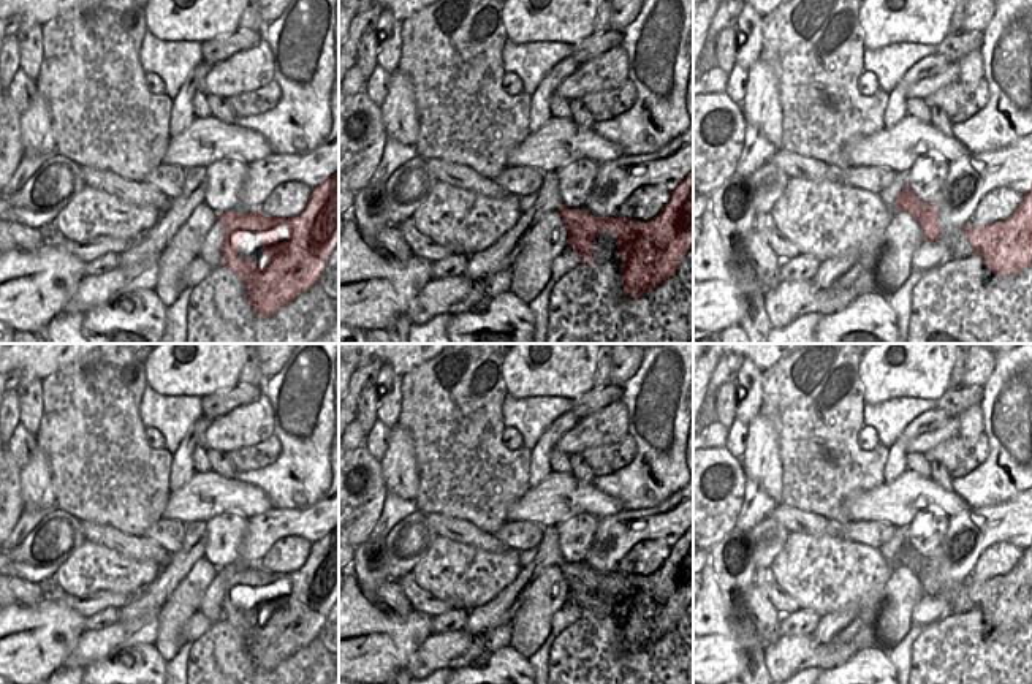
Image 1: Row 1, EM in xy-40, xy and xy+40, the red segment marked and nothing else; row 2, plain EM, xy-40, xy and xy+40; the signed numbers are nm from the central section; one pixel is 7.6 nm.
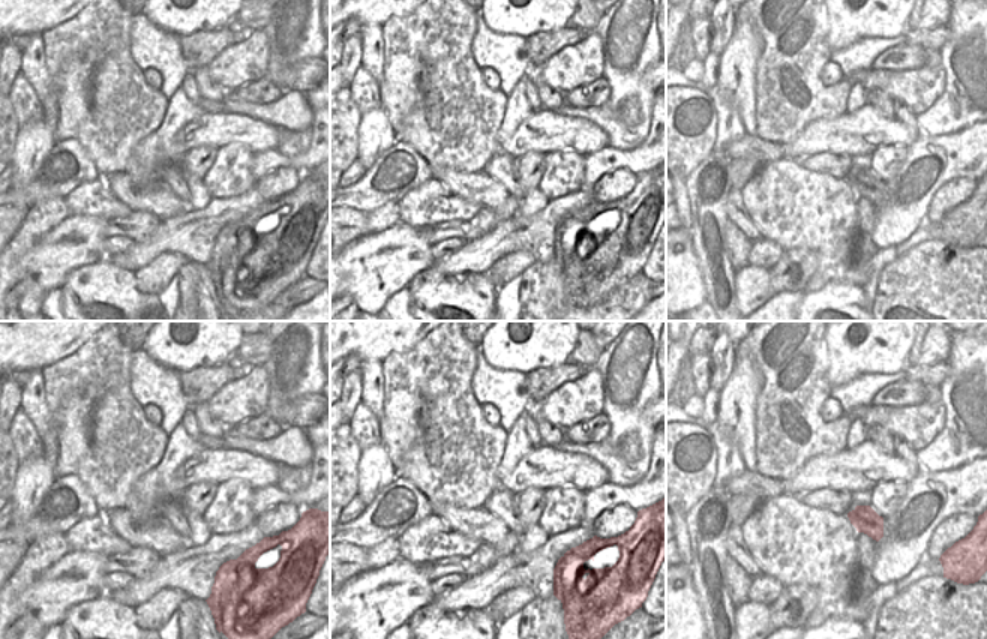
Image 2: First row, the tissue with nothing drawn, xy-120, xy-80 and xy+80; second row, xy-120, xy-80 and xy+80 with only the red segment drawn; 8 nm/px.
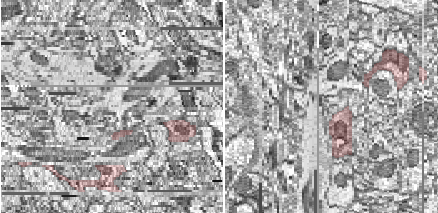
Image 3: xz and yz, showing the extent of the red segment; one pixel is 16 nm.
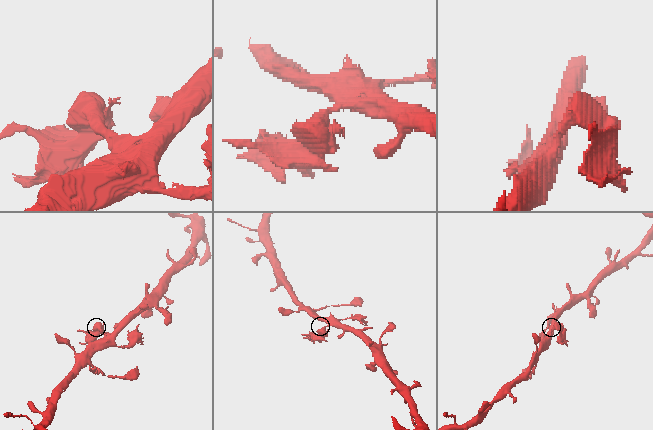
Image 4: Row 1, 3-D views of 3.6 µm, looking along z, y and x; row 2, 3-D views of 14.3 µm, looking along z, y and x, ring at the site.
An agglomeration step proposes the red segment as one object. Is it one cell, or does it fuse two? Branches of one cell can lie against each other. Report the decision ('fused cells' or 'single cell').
fused cells

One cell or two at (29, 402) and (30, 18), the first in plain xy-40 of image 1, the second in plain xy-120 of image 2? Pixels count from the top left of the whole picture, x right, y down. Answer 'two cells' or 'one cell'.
two cells

